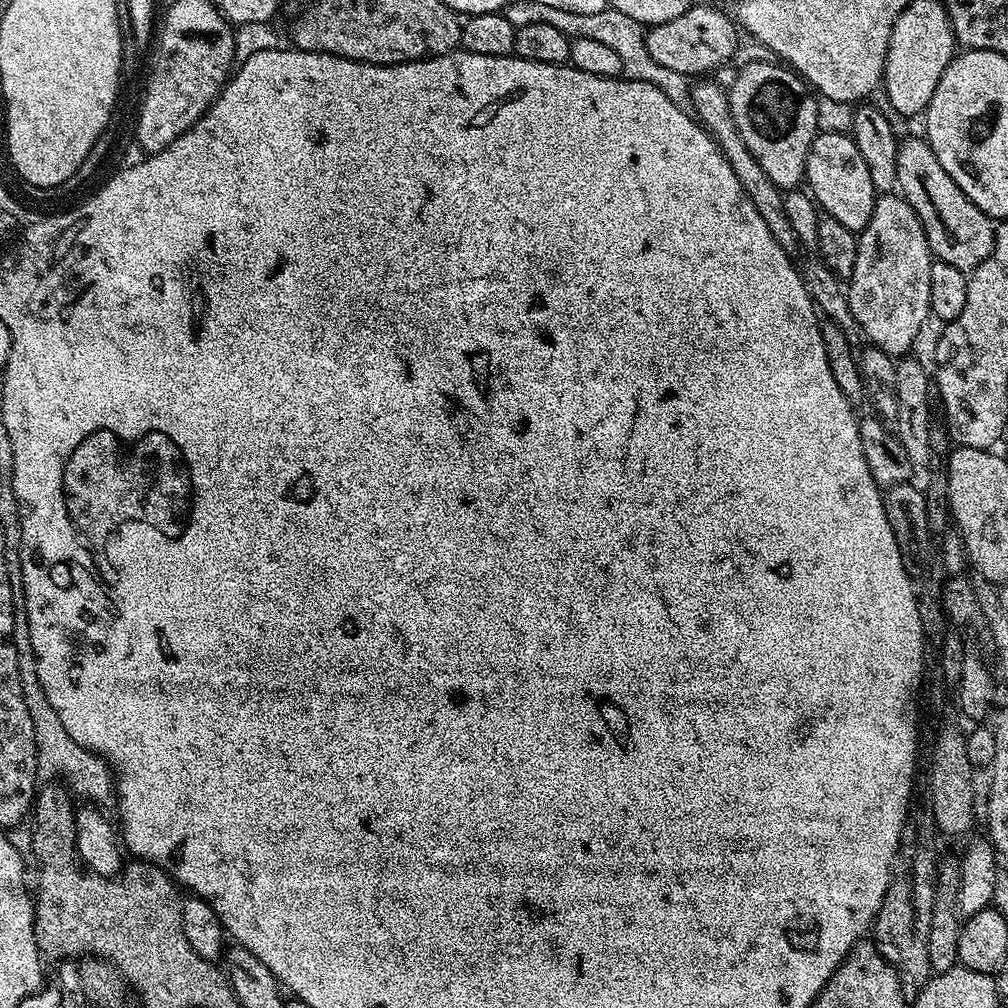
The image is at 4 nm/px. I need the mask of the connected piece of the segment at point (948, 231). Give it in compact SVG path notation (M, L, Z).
M927 139L899 141L898 158L898 192L902 199L918 214L922 226L926 230L928 245L935 259L950 262L950 266L958 266L958 270L972 273L980 263L994 250L997 225L993 217L987 216L942 170L942 162L928 145Z

